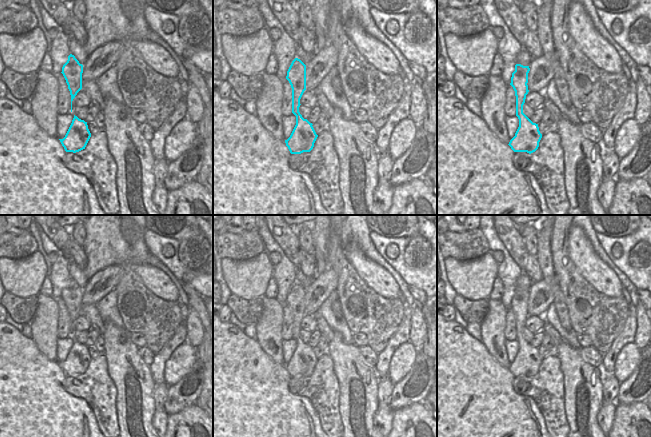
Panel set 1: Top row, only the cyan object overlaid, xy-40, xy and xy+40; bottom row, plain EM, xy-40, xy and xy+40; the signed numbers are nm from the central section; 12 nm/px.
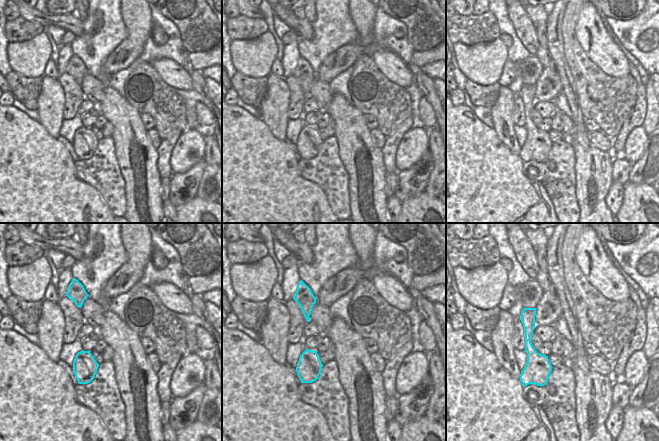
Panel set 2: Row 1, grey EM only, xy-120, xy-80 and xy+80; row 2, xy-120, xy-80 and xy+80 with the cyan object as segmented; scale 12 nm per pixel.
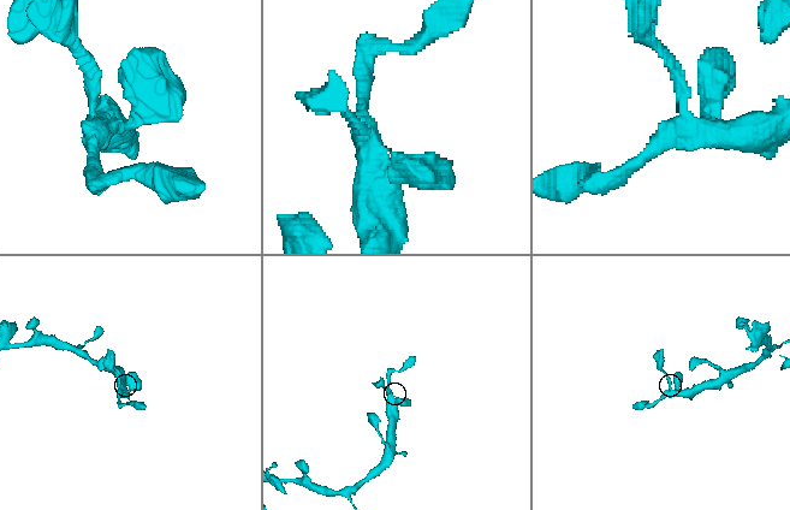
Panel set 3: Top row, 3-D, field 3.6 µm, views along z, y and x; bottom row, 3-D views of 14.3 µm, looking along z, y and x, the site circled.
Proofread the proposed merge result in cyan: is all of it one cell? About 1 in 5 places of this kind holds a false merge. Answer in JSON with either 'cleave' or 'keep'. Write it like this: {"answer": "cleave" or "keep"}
{"answer": "keep"}

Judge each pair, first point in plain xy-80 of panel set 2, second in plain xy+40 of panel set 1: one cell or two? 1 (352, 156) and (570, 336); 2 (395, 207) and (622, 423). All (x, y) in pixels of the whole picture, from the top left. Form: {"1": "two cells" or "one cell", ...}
{"1": "two cells", "2": "two cells"}

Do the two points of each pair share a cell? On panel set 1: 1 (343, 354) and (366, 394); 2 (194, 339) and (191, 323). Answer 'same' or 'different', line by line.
1: same
2: same

